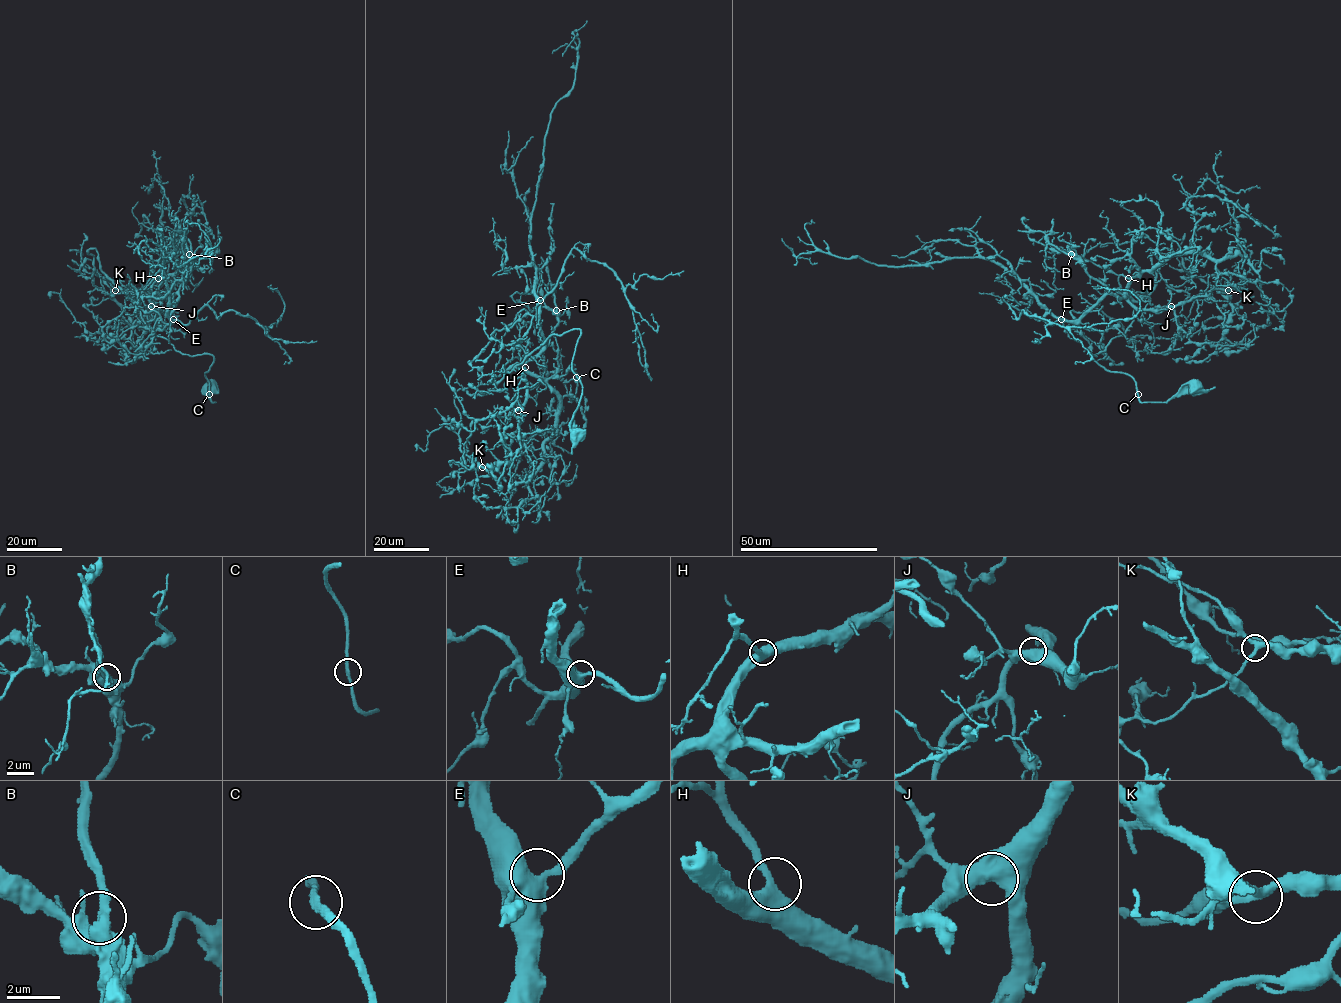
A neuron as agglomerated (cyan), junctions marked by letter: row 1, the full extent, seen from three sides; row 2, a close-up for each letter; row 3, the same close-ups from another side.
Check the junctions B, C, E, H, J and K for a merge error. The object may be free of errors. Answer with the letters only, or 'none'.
none

